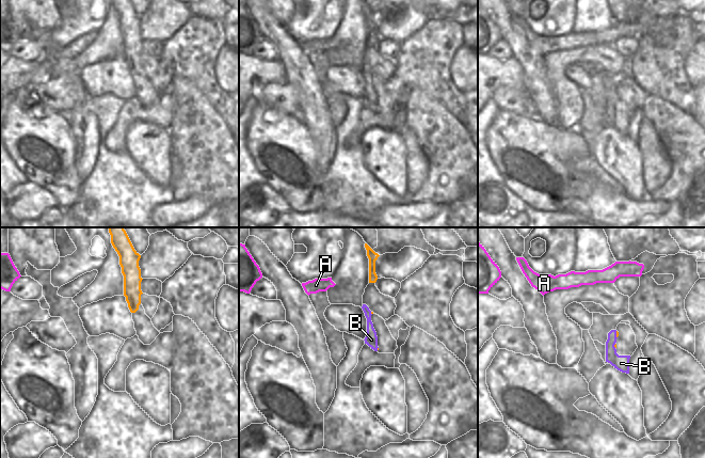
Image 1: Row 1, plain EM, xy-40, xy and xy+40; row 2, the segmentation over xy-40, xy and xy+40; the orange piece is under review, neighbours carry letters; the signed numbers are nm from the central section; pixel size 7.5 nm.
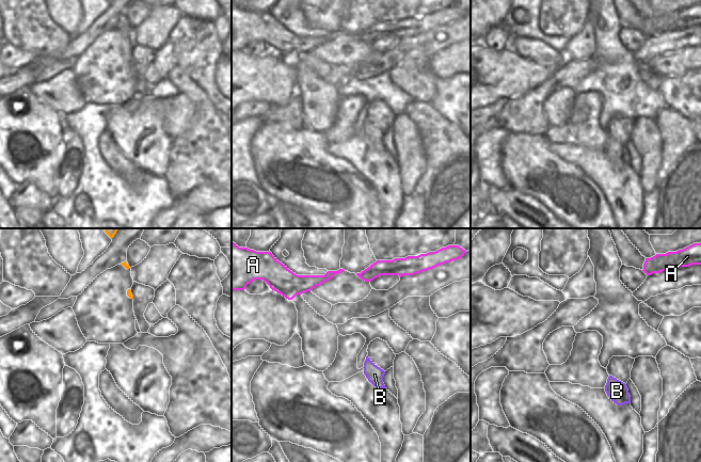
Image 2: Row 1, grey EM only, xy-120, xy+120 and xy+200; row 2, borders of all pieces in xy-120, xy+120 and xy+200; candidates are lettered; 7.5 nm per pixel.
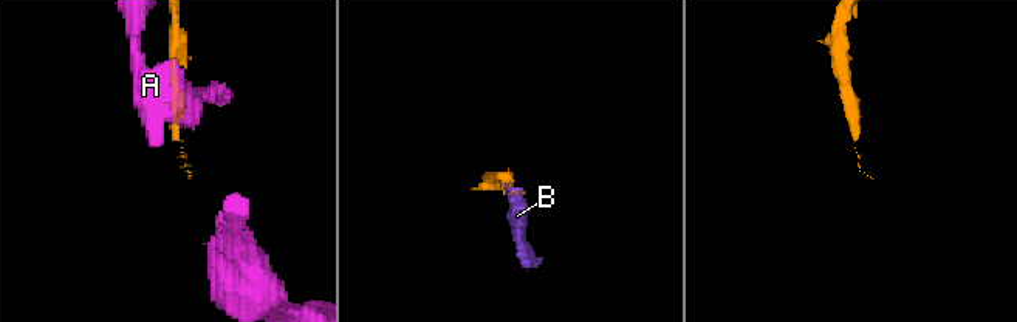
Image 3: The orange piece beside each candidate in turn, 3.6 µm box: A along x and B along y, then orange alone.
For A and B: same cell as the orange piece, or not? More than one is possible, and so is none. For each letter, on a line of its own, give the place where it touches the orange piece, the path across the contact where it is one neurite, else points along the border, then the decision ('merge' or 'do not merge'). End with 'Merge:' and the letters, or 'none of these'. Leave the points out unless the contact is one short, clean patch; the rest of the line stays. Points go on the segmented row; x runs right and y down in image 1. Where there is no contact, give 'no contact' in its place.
A: no contact | do not merge
B: xy+40 (617, 334) | across xy+40 (617, 331), (617, 334), (611, 353), (621, 363) | merge
Merge: B

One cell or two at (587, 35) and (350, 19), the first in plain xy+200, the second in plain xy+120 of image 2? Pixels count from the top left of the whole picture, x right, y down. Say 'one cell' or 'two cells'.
two cells

